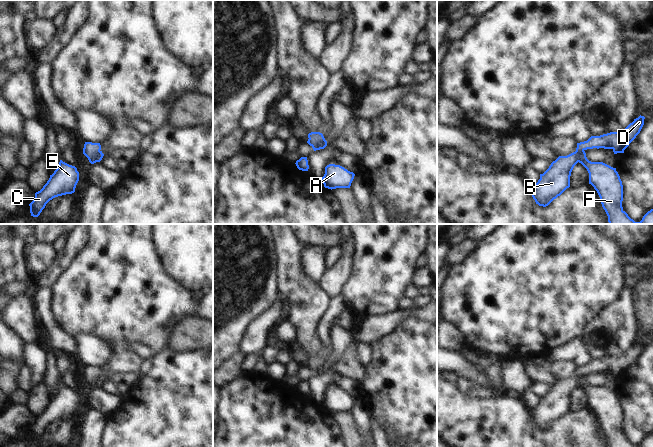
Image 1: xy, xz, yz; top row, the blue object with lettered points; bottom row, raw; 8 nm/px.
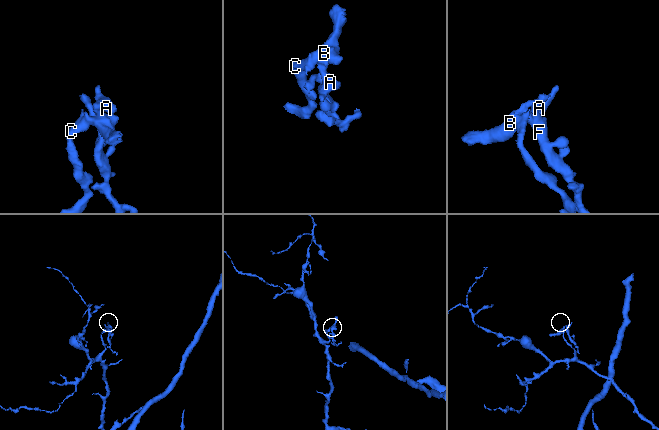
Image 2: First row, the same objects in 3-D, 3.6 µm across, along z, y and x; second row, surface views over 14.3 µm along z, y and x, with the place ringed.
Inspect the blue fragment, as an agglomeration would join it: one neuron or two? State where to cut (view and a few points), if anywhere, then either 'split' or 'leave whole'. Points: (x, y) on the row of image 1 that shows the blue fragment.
cut in yz along (583, 149), (578, 152), (577, 161); split

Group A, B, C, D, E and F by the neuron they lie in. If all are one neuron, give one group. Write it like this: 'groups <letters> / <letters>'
groups A B C D E / F

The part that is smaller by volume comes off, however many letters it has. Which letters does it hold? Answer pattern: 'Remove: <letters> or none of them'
Remove: F

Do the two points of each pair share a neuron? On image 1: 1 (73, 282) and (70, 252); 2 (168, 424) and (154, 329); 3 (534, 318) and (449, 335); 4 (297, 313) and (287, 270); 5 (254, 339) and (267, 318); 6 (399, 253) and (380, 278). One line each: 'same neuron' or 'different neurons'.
1: different neurons
2: different neurons
3: different neurons
4: same neuron
5: same neuron
6: same neuron

